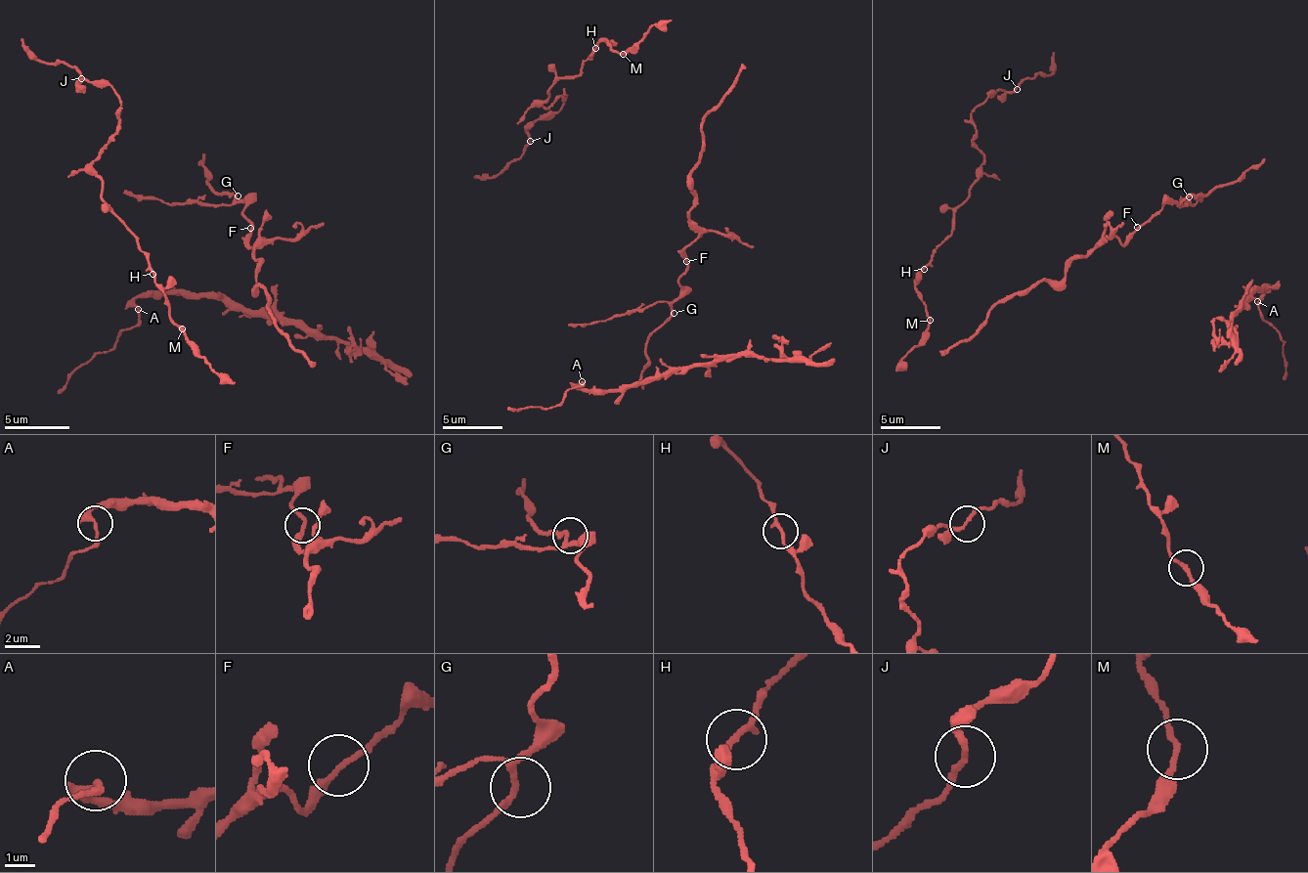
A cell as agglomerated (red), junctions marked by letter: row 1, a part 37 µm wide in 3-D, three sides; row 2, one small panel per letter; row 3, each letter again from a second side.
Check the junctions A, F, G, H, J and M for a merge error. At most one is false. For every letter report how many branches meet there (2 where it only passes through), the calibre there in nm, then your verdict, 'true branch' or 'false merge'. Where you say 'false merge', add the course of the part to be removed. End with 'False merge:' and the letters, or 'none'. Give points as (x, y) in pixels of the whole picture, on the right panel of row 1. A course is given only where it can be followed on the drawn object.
A: 2 | 240 nm | false merge | (1258, 302), (1258, 311), (1282, 338), (1282, 380)
F: 2 | 240 nm | true branch
G: 2 | 220 nm | true branch
H: 2 | 200 nm | true branch
J: 2 | 190 nm | true branch
M: 2 | 190 nm | true branch
False merge: A

